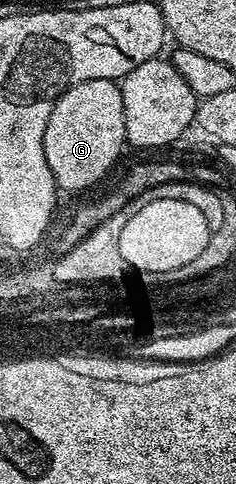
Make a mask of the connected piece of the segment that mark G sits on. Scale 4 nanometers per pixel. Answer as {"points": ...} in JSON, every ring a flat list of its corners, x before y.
{"points":[[91,79,87,83,79,83,75,87,68,89,51,111,51,119,47,119,47,131,43,131,43,153,47,155,47,165,51,167,51,173,57,181,58,190,65,189,89,189,96,181,101,181,109,173,109,168,121,157,121,148,126,148,125,140,125,112,123,111,123,95,121,87,117,81,108,81,107,79]]}

